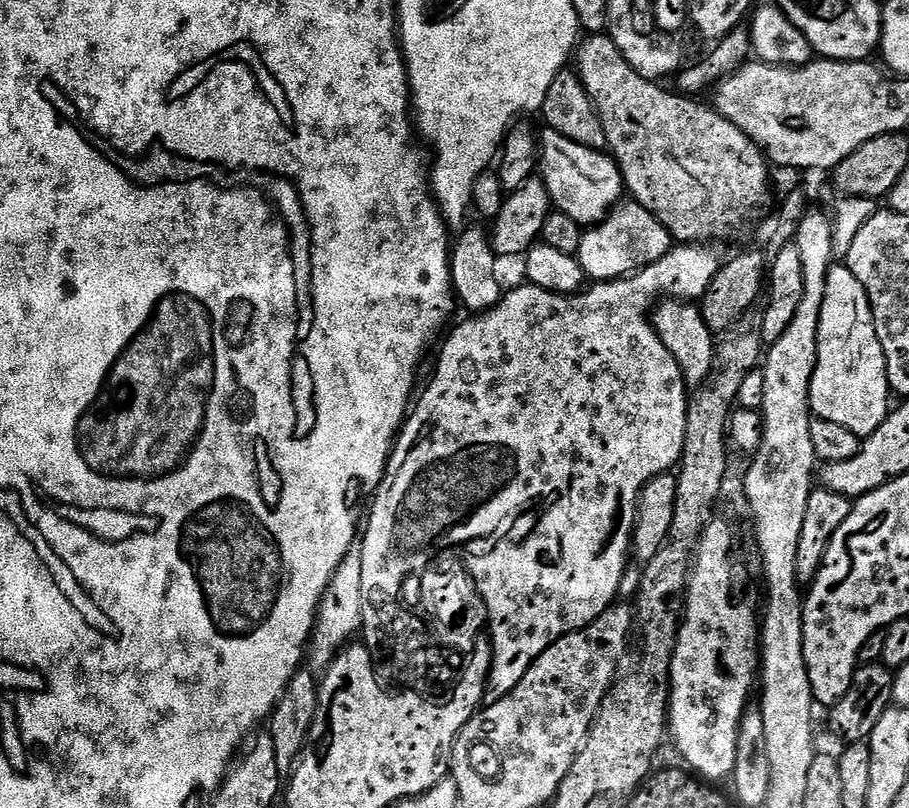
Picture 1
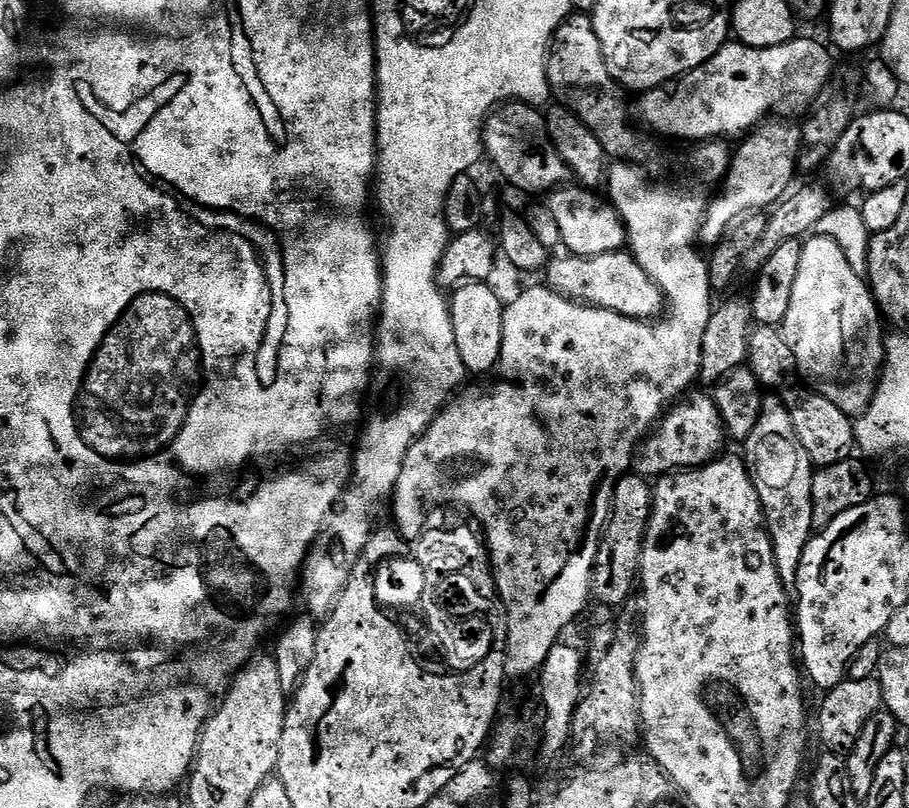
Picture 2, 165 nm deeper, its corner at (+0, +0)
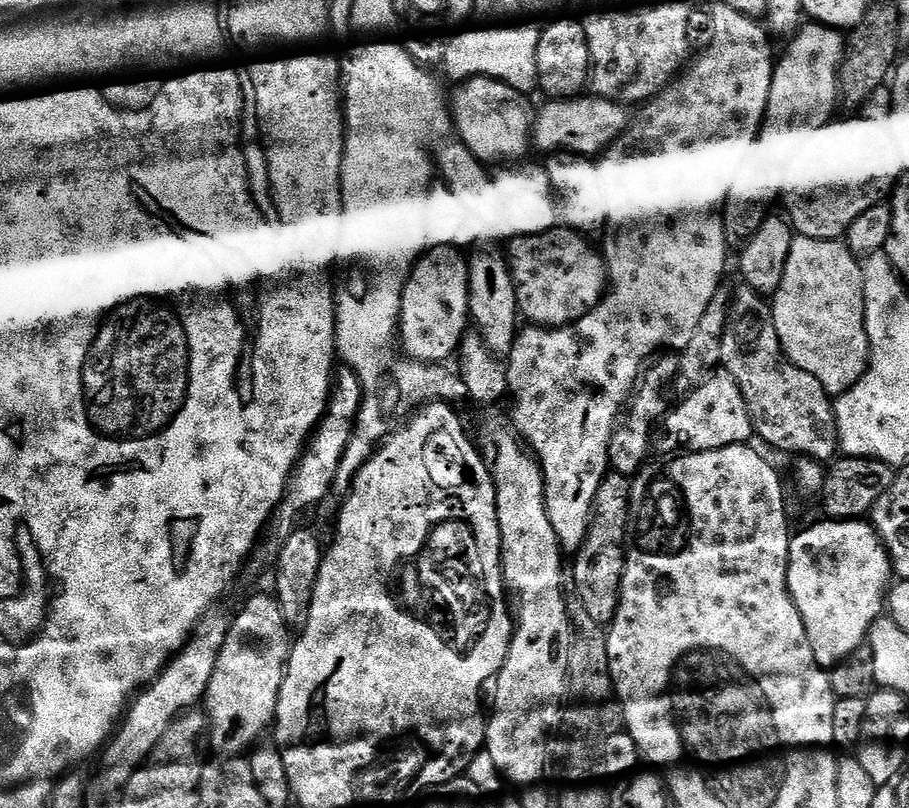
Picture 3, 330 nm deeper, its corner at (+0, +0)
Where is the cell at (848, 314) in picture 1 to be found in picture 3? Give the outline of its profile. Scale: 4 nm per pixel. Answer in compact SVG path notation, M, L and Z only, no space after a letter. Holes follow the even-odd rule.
M797 235L792 241L790 254L786 258L786 274L782 274L782 286L776 291L776 295L771 297L770 307L772 309L772 321L778 330L778 338L785 354L788 355L792 363L797 364L802 370L806 370L806 374L814 374L814 378L818 378L818 382L822 382L822 386L829 396L838 397L843 392L851 390L858 383L862 378L862 374L868 368L869 354L868 335L864 325L864 319L866 318L866 310L864 309L864 270L861 261L848 249L847 243L843 239L819 240L818 238L806 238Z

